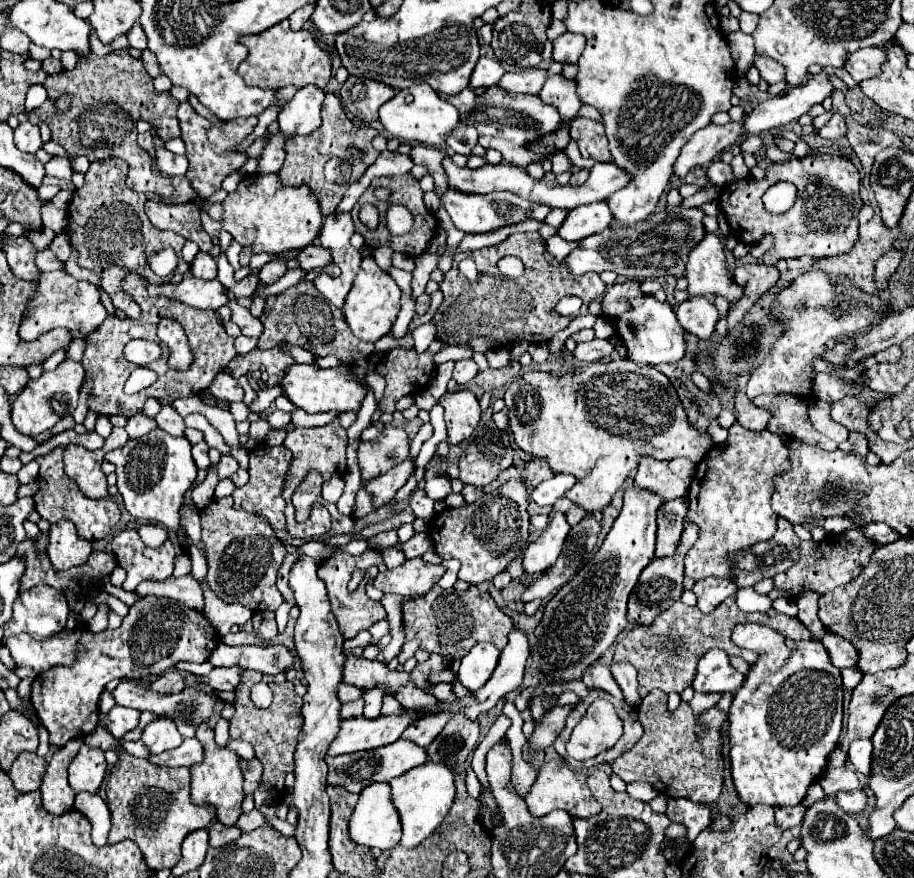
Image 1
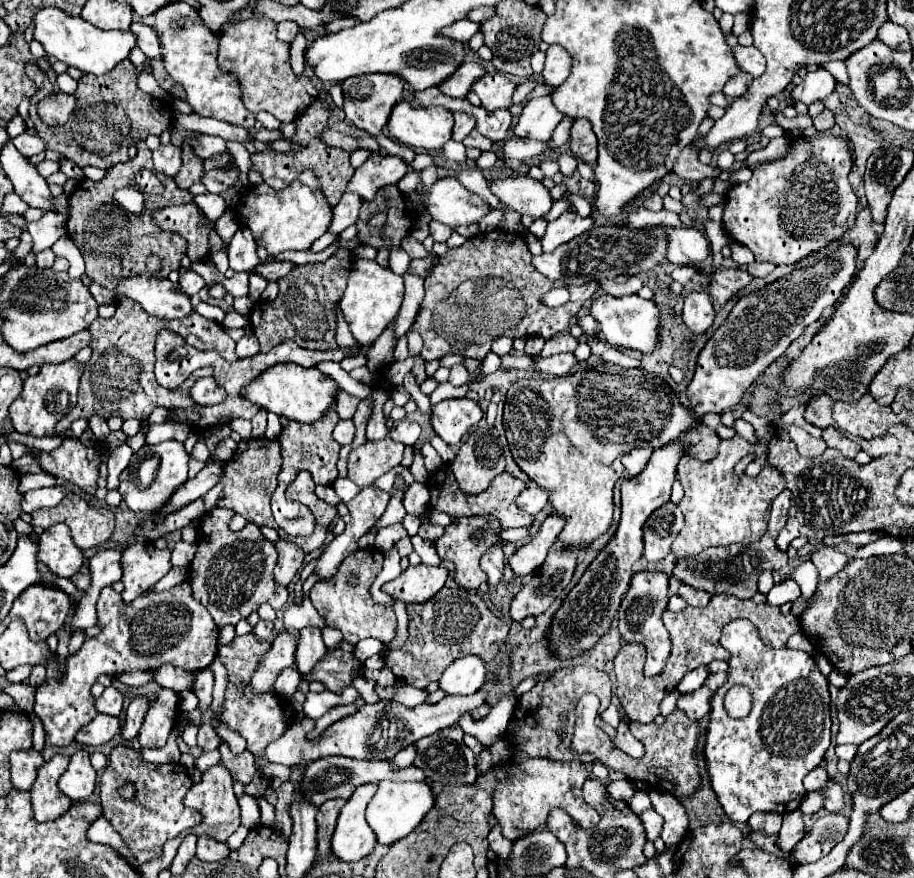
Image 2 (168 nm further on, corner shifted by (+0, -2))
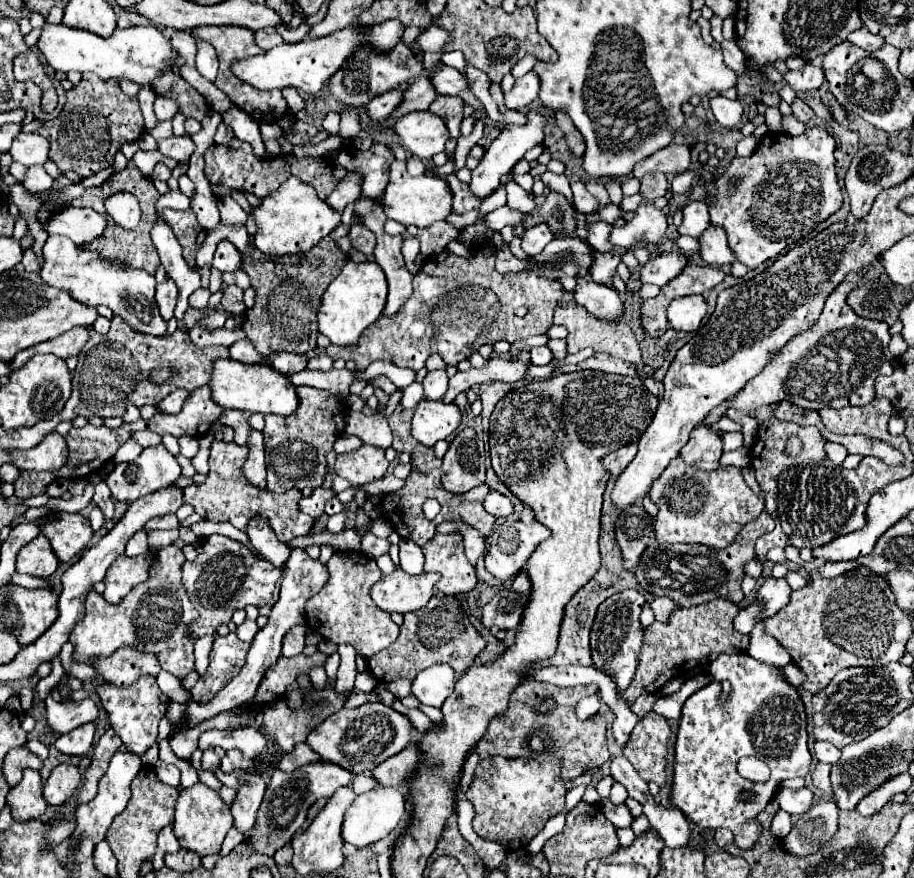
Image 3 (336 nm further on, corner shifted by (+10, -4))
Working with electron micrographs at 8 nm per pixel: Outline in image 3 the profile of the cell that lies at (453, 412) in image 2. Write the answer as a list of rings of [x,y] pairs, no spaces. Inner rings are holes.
[[[423,399],[415,407],[411,435],[425,447],[433,447],[437,441],[447,439],[461,425],[461,411],[455,403]]]

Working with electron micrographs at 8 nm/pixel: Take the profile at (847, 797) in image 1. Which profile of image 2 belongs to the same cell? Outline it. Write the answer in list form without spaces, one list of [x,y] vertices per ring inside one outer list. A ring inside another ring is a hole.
[[[825,783],[821,789],[819,789],[825,797],[823,801],[823,807],[831,813],[839,813],[843,809],[843,791],[841,791],[841,785],[837,783]]]

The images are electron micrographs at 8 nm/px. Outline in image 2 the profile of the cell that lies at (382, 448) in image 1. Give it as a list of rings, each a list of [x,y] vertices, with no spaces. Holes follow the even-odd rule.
[[[385,437],[381,441],[367,441],[365,445],[353,449],[349,453],[349,463],[347,463],[349,479],[359,489],[365,489],[377,477],[385,475],[387,471],[391,471],[401,463],[403,447],[405,445]]]

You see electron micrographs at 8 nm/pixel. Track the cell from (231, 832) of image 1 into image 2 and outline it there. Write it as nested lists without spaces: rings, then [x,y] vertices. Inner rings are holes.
[[[199,837],[197,839],[195,857],[199,857],[201,861],[219,861],[227,853],[229,853],[227,843],[215,843],[215,839],[207,839],[207,837]]]

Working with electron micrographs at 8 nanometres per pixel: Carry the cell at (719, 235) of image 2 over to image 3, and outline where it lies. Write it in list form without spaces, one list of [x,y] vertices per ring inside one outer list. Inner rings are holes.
[[[703,201],[687,203],[683,209],[683,223],[679,225],[679,233],[691,235],[691,237],[701,237],[707,227],[711,227],[707,205]]]

